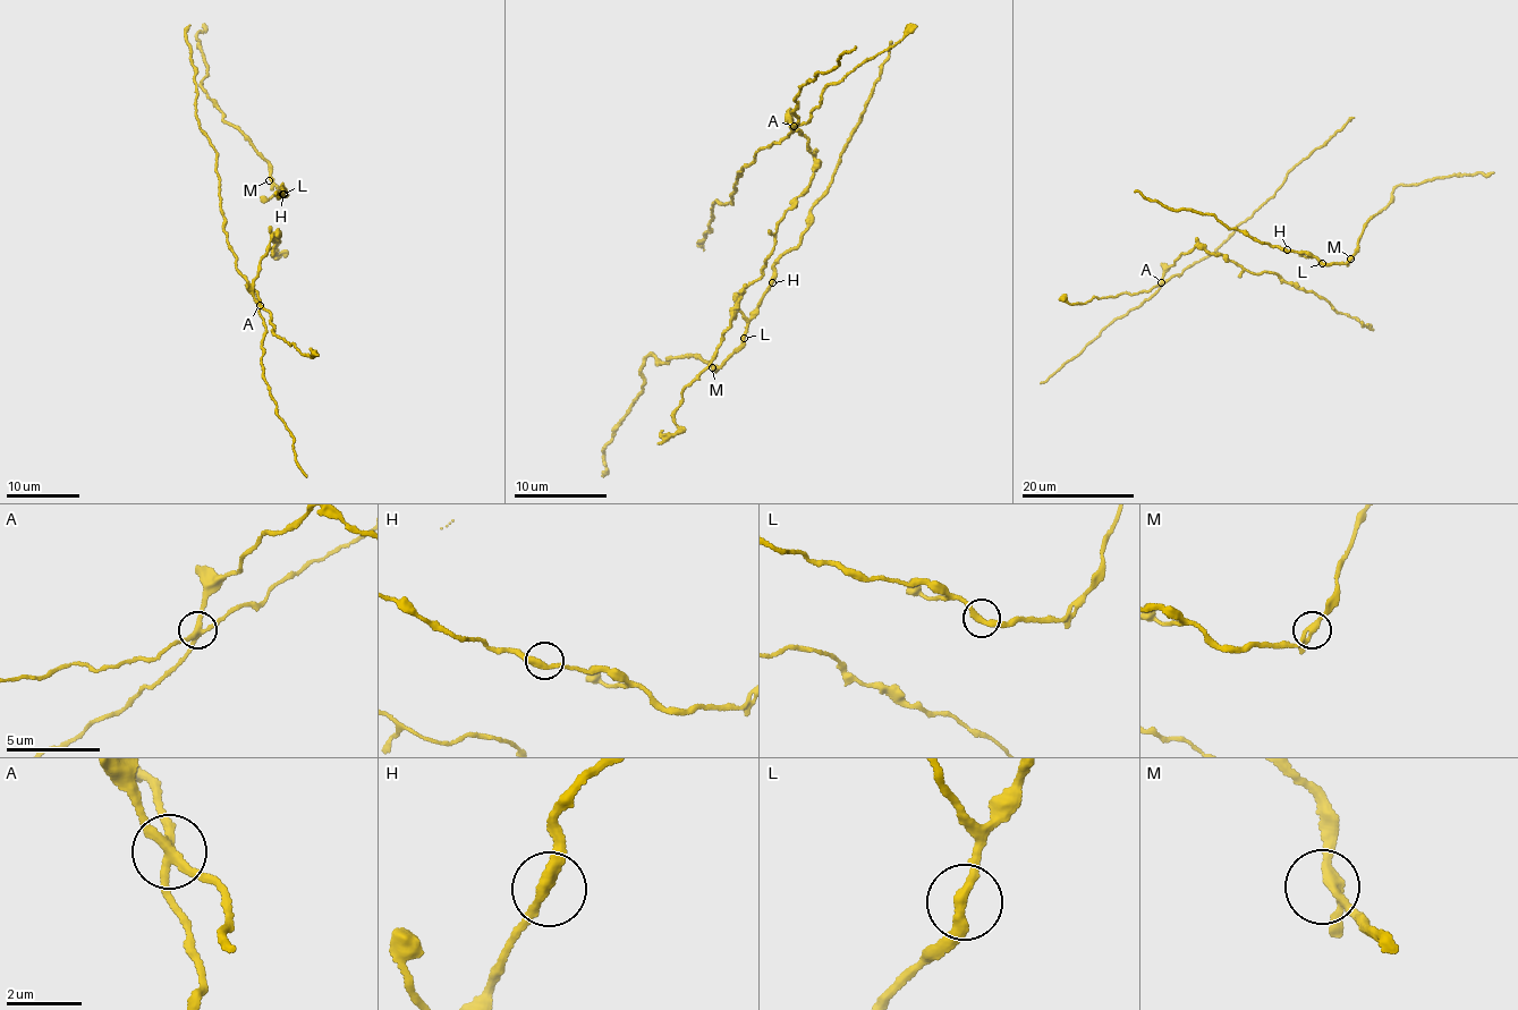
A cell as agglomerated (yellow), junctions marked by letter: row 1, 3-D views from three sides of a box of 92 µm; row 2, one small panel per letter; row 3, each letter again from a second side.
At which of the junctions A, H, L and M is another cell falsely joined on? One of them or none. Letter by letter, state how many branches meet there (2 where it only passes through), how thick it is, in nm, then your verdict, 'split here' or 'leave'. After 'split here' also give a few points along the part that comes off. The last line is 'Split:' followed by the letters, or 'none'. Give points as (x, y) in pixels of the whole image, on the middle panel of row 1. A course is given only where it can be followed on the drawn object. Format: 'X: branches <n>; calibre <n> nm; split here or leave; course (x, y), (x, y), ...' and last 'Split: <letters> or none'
A: branches 4; calibre 260 nm; leave
H: branches 2; calibre 320 nm; leave
L: branches 2; calibre 280 nm; leave
M: branches 3; calibre 240 nm; leave
Split: none

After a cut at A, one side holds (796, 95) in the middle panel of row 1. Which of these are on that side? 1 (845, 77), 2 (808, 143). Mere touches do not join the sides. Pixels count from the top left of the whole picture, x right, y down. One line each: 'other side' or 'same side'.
1: other side
2: other side

